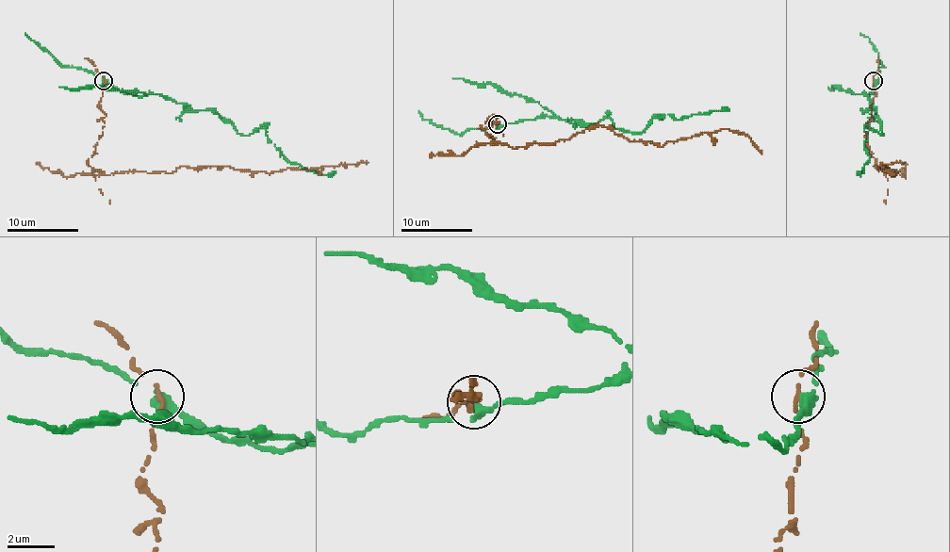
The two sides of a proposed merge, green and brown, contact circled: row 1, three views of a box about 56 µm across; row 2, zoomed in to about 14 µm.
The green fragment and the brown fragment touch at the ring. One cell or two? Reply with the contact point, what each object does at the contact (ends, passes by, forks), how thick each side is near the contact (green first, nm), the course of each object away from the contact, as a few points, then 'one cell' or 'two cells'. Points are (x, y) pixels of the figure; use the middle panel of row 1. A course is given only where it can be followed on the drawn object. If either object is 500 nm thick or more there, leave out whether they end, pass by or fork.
at (497, 123); 550 nm thick on the green side, 150 nm on the other; green runs (498, 125), (555, 116), (587, 123), (607, 118), (616, 128), (641, 132), (659, 114), (680, 120), (729, 109); brown runs (498, 123), (494, 116), (482, 125), (514, 148), (603, 125), (663, 146), (729, 128), (761, 154); two cells

